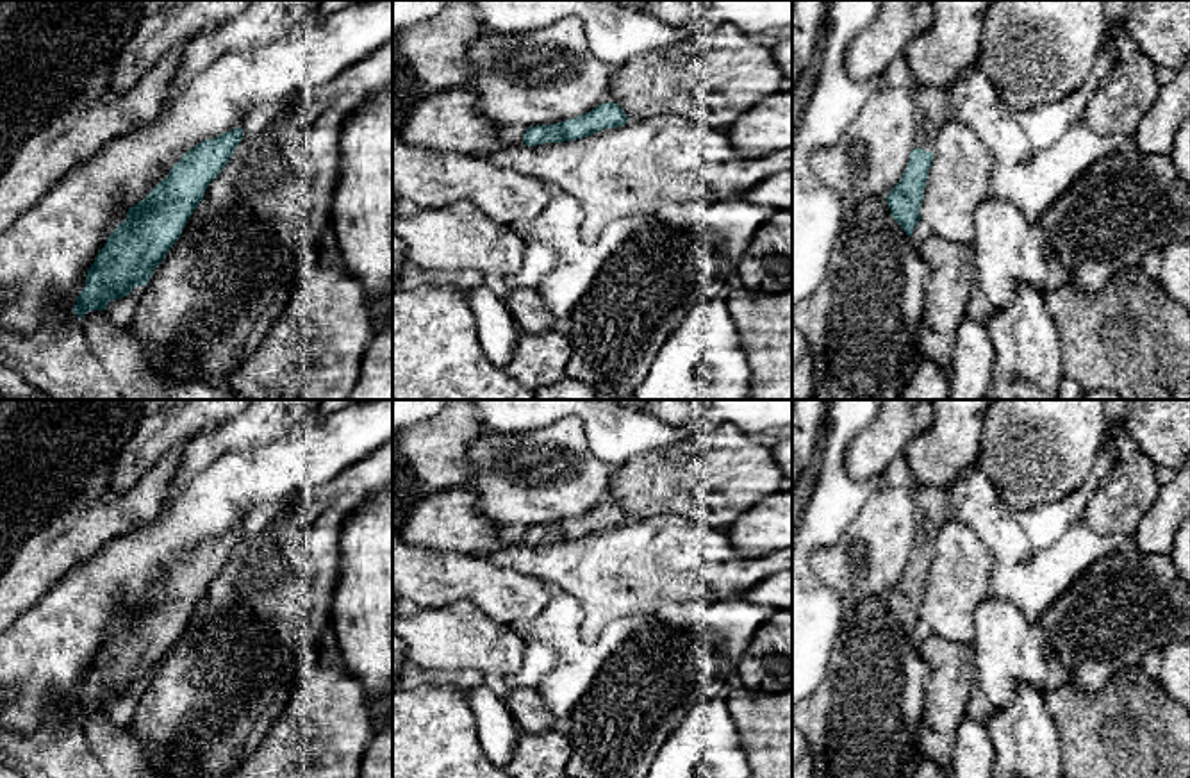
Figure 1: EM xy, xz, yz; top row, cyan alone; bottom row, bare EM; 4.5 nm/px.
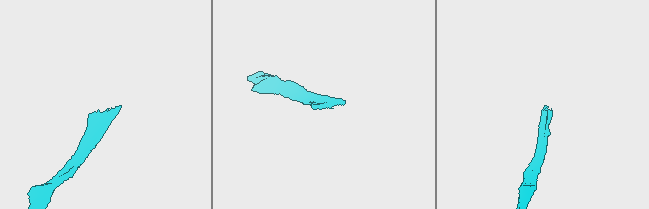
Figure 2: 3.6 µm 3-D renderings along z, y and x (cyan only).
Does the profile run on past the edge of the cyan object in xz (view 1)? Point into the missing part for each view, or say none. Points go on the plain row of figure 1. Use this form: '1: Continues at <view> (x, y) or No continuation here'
1: No continuation here

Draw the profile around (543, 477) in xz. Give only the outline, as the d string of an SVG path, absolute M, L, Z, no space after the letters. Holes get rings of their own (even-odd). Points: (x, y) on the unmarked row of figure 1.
M564 418L533 432L483 430L469 446L471 489L478 492L476 512L498 526L553 525L612 501L614 468L589 450L585 428L576 418Z

